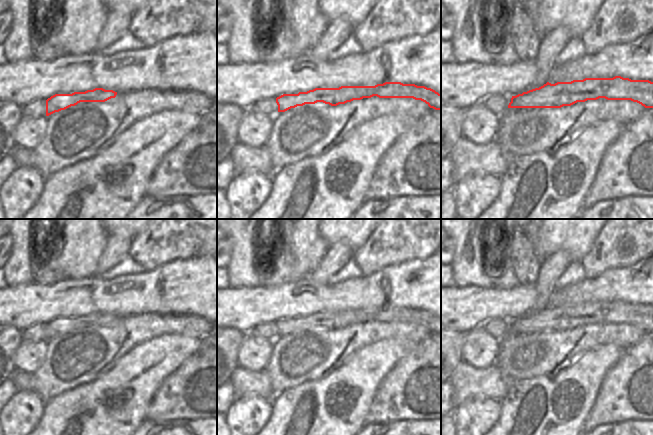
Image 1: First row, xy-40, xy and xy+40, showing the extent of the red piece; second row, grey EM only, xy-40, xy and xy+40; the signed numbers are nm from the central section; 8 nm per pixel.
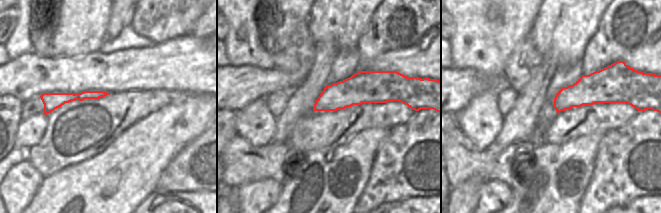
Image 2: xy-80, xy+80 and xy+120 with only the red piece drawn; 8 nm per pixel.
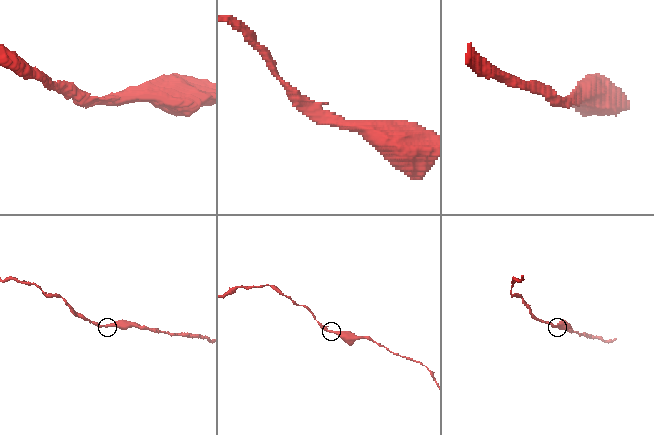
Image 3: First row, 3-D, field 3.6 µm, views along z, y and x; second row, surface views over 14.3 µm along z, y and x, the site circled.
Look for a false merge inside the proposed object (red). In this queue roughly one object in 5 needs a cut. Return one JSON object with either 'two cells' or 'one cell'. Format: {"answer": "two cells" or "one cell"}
{"answer": "one cell"}

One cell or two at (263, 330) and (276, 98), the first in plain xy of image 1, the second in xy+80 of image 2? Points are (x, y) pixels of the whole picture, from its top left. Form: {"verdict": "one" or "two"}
{"verdict": "one"}

